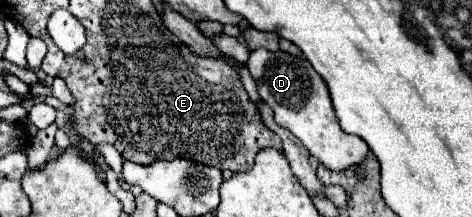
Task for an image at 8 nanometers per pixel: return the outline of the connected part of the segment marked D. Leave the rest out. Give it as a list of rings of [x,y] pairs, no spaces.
[[[256,49],[250,51],[246,67],[258,85],[262,103],[272,107],[274,121],[294,133],[322,165],[332,171],[340,171],[360,163],[368,155],[368,145],[360,137],[348,135],[340,129],[332,111],[328,87],[304,57],[294,57],[284,51]]]

